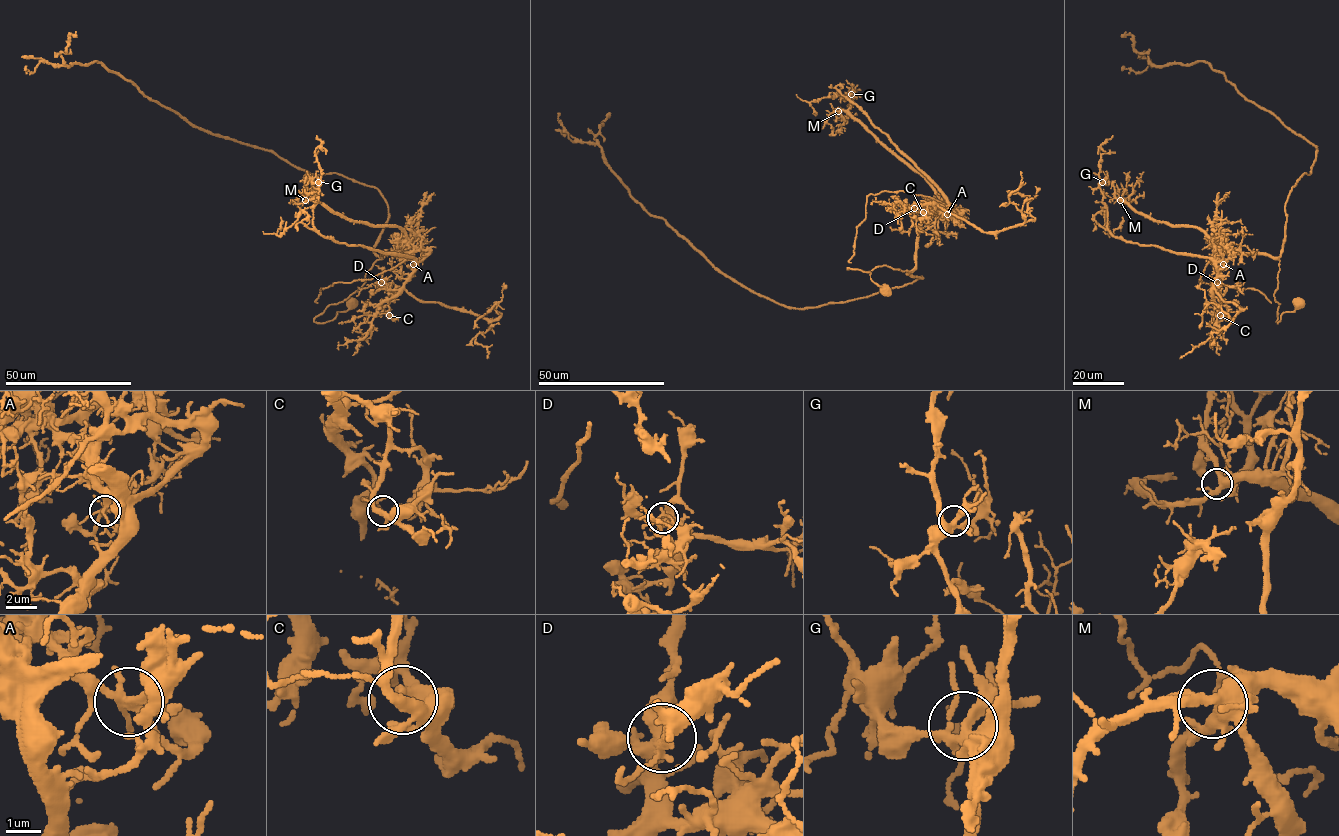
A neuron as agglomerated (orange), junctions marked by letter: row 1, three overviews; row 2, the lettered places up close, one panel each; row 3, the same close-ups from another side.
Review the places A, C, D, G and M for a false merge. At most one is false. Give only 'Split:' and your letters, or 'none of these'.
Split: A

